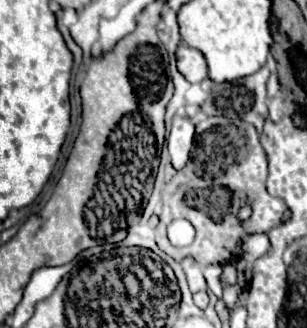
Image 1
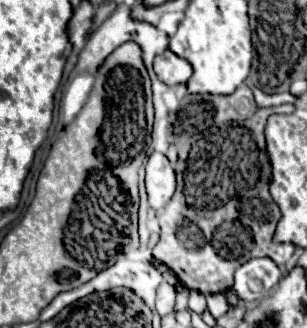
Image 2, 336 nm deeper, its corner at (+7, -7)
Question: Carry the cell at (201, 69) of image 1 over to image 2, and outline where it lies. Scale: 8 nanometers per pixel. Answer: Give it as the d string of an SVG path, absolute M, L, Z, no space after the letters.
M165 50L163 54L155 56L153 68L159 80L165 84L183 84L191 76L191 64L179 58L177 54L173 54L171 50Z

